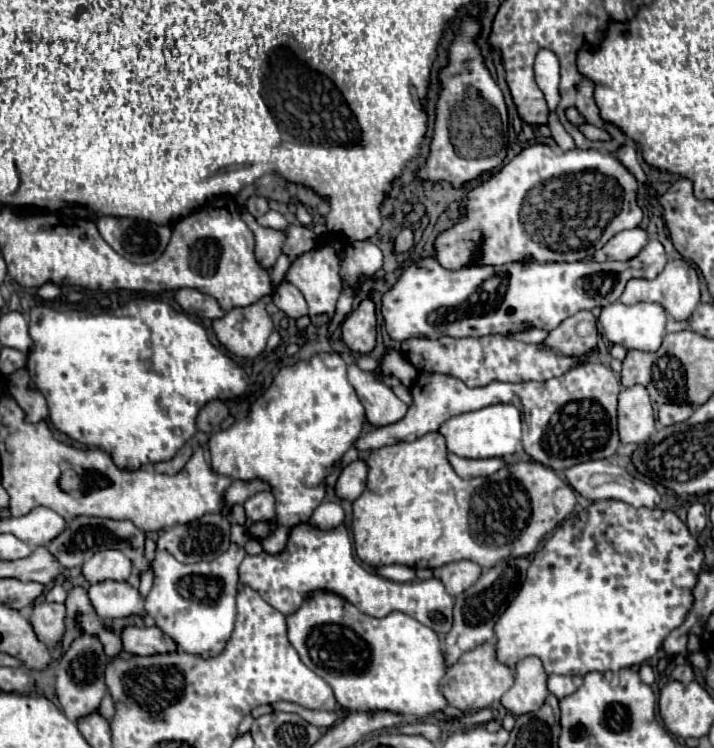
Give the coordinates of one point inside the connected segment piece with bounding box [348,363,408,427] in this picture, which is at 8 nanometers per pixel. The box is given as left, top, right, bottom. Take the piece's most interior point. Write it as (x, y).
(382, 407)

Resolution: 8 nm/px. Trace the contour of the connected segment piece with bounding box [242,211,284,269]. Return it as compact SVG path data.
M242 211L242 219L252 229L252 233L256 235L256 249L254 249L256 259L260 261L260 265L264 269L274 267L276 259L280 257L280 247L282 247L282 239L284 239L282 233L274 231L274 229L260 227L248 211Z

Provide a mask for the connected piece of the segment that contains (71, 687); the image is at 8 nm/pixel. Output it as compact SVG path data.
M80 635L78 639L74 639L70 649L62 655L60 667L58 667L58 677L56 677L56 695L64 709L64 715L70 721L76 723L78 719L94 713L96 707L100 705L102 697L106 695L106 685L104 685L106 661L108 661L108 657L104 655L100 641L90 635Z

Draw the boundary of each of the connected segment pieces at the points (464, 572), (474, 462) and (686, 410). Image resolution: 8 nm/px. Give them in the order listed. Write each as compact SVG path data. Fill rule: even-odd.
M466 559L434 569L434 577L438 577L444 583L444 587L448 589L448 593L452 593L454 597L466 591L470 585L474 585L480 573L482 573L482 567Z
M448 453L448 461L458 477L470 479L470 477L486 477L504 467L506 463L502 459L462 459L454 453Z
M660 405L658 409L658 421L668 427L668 425L676 425L676 423L682 423L686 421L690 415L692 415L694 407L692 405Z

